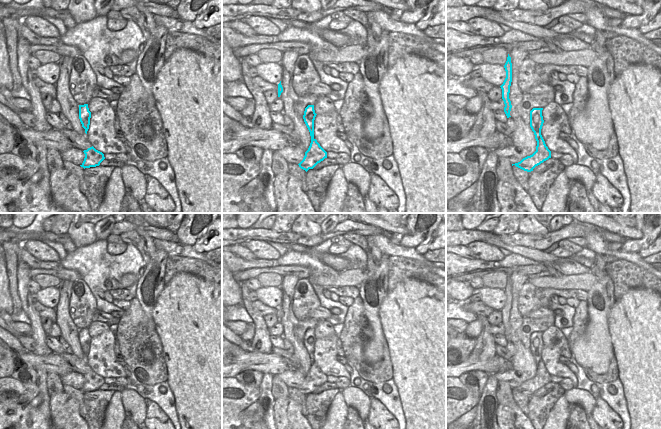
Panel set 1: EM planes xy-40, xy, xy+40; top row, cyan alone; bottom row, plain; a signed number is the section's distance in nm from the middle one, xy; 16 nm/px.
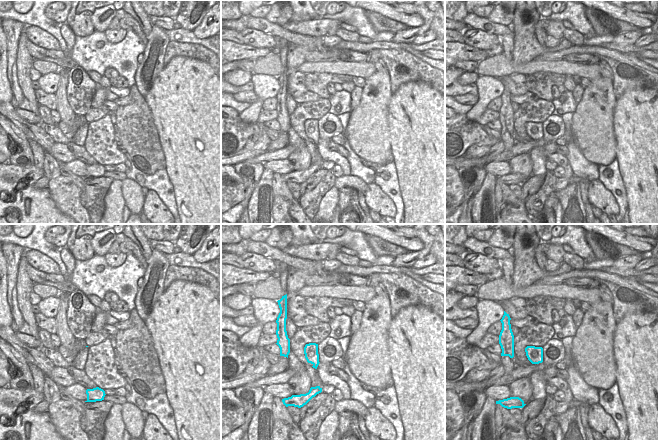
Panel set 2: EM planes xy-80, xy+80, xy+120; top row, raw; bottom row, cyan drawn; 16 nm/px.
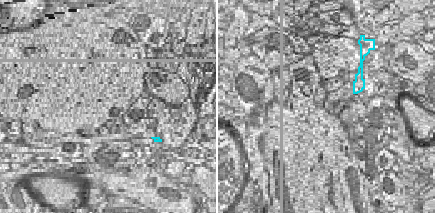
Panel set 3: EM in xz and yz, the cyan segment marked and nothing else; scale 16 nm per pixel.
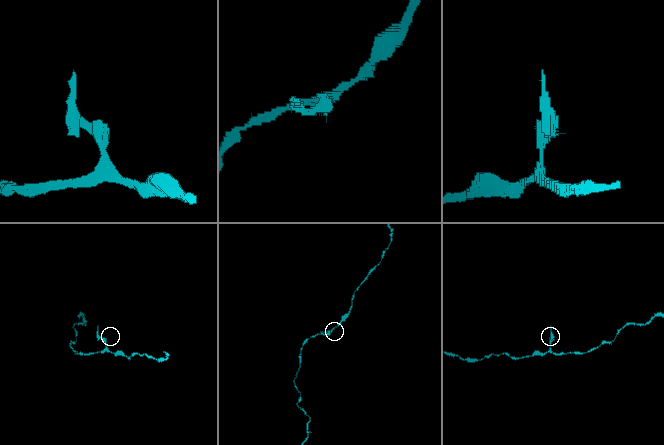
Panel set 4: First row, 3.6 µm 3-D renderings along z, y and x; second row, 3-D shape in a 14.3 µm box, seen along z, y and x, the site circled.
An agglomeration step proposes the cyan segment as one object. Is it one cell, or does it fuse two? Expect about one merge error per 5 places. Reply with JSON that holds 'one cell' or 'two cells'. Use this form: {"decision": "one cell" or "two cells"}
{"decision": "one cell"}

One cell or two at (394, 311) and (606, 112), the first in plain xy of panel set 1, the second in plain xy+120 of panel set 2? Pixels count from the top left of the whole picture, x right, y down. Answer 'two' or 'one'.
two

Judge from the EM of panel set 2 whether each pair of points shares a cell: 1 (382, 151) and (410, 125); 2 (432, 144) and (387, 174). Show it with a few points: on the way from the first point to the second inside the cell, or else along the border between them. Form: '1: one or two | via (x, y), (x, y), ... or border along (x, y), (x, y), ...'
1: two | border along (387, 120), (392, 151)
2: two | border along (393, 161), (396, 167), (398, 186), (401, 191)

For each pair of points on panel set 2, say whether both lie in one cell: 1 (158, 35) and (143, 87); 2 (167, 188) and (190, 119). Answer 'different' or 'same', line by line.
1: same
2: different

